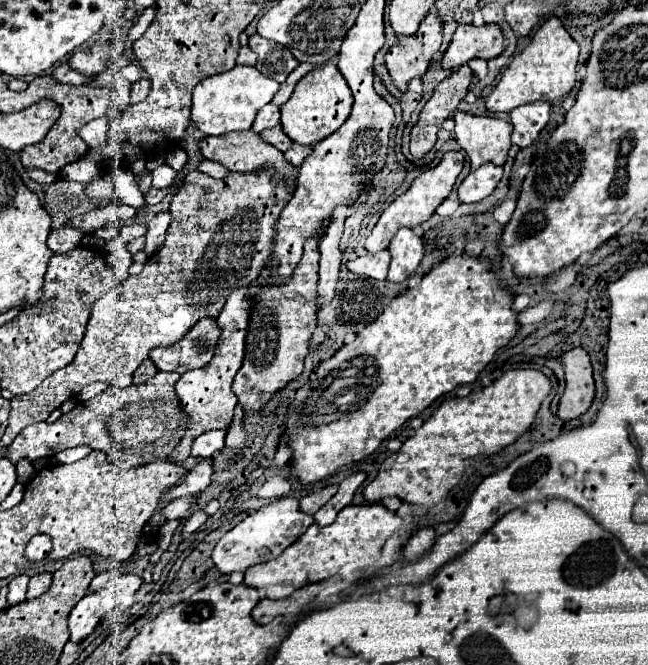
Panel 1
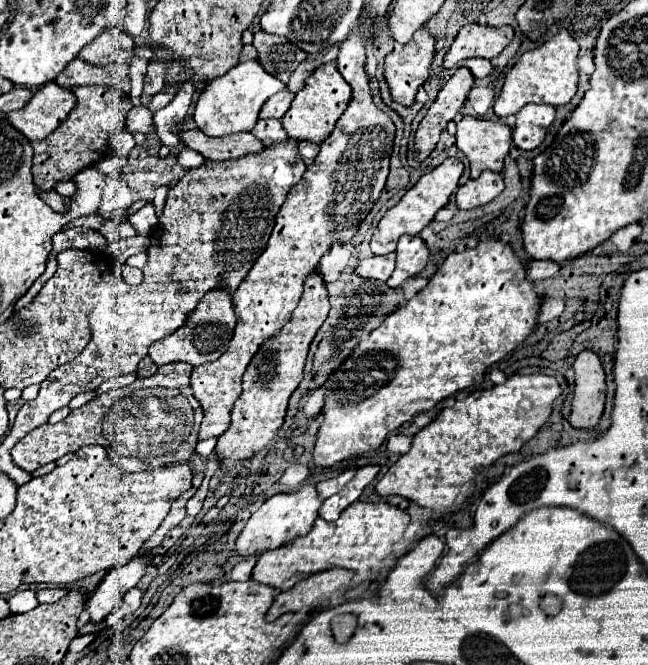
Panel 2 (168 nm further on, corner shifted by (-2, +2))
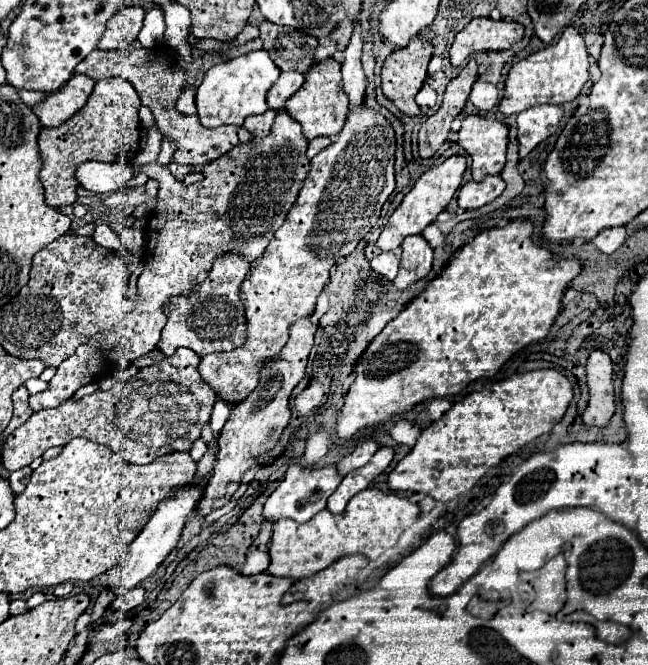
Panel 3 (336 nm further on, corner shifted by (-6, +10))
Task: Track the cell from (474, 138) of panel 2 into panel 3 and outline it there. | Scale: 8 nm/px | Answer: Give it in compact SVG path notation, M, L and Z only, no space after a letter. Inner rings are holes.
M468 115L462 119L458 145L472 157L474 181L482 181L486 175L498 175L506 163L508 127L494 119Z

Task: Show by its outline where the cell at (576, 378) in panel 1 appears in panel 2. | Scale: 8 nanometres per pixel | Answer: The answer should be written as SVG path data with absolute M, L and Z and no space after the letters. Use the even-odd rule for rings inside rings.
M582 351L574 365L574 399L570 411L570 425L578 429L594 427L604 411L604 397L606 397L606 383L604 383L604 369L600 359L592 351Z

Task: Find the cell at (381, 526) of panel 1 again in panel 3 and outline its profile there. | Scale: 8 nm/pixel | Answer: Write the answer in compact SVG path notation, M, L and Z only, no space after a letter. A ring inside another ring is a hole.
M376 487L360 491L346 507L344 513L334 515L322 509L306 523L296 523L292 519L280 519L274 523L274 535L270 541L270 575L304 579L310 577L340 557L362 553L368 559L378 559L380 553L394 547L400 533L418 519L418 505L406 497L394 493L384 493Z

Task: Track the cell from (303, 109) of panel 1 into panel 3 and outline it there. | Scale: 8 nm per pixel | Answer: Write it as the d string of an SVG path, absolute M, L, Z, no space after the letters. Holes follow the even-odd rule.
M324 59L316 63L308 75L304 85L286 101L286 111L290 117L294 117L306 135L306 139L316 139L316 137L332 137L338 135L344 127L346 113L348 113L348 97L342 91L342 73L340 73L340 63L336 59Z

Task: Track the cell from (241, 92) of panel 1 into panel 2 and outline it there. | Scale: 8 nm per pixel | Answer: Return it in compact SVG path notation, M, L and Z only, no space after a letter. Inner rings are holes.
M258 61L238 63L228 73L210 81L208 87L200 93L194 111L194 121L198 129L210 137L224 137L238 131L252 131L258 121L260 107L266 103L270 95L282 91L284 87L286 85L276 77L272 77L270 73L266 73Z

